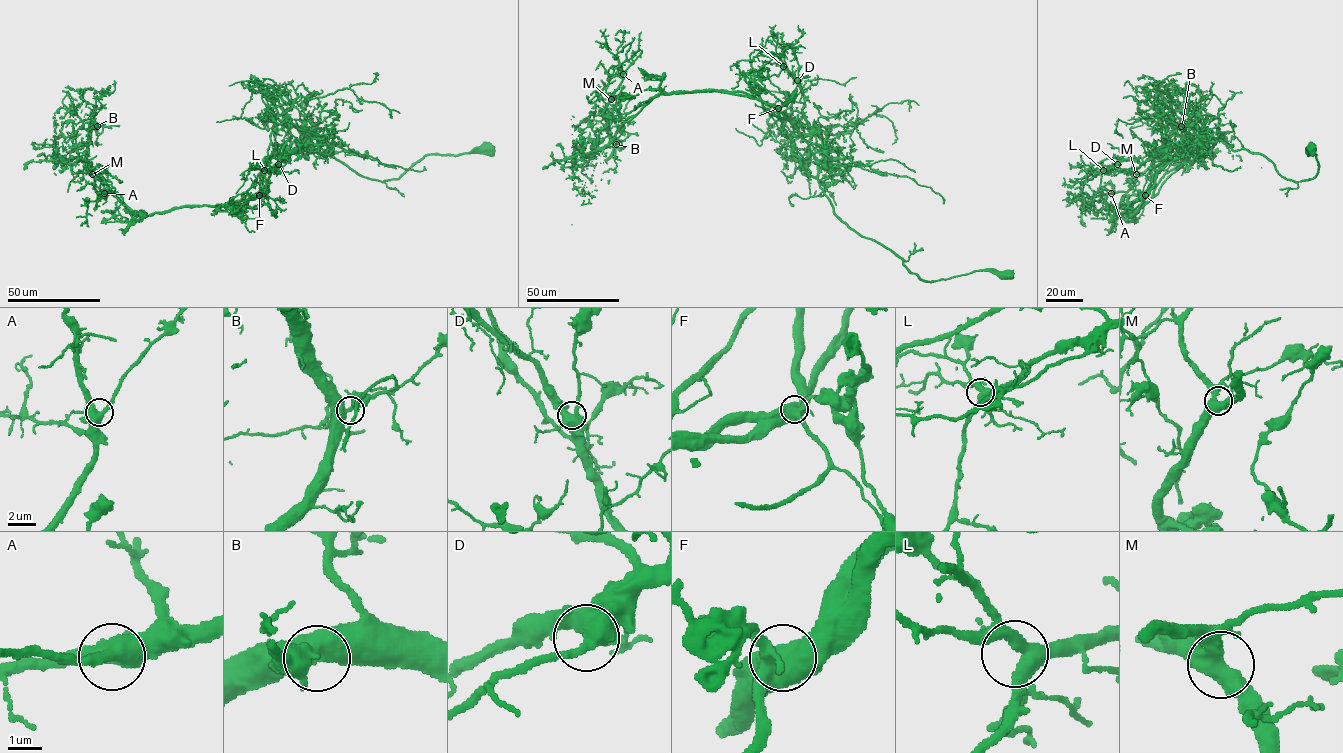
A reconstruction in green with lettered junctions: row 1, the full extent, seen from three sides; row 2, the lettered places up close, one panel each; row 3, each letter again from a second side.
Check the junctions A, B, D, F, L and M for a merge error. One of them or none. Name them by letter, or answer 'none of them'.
F

